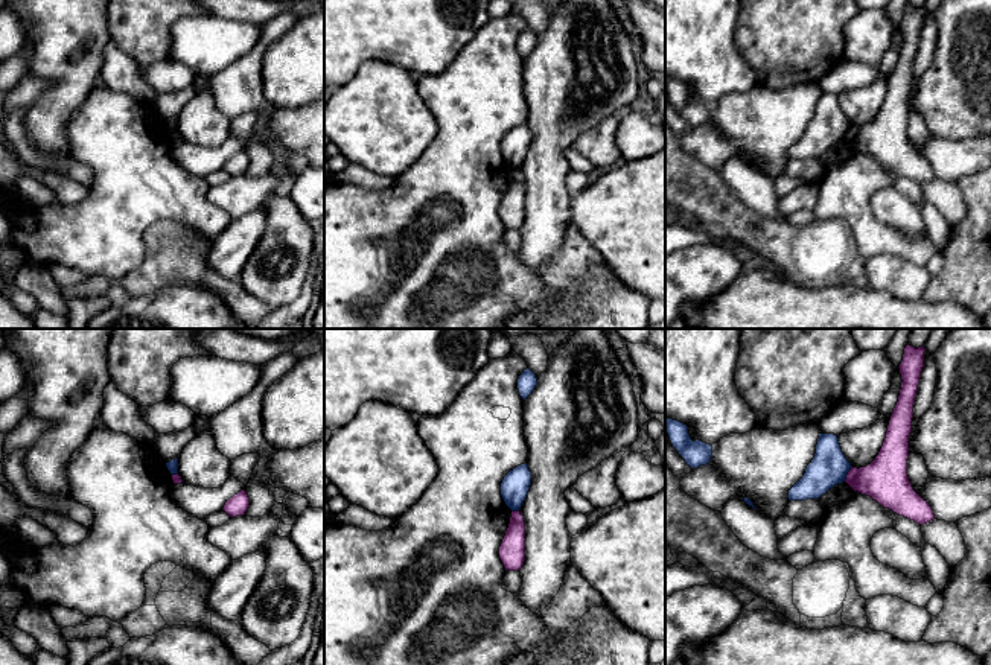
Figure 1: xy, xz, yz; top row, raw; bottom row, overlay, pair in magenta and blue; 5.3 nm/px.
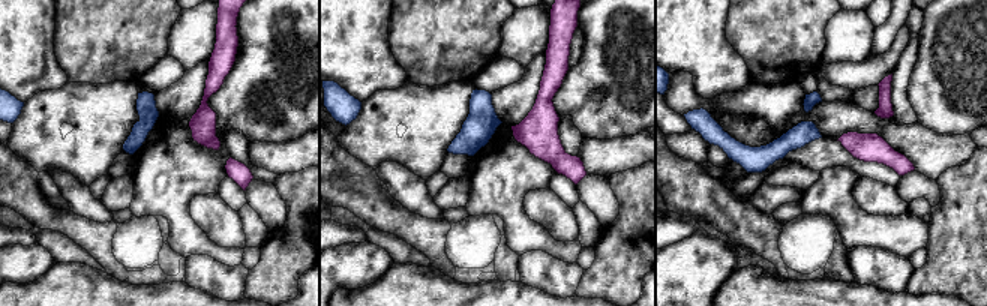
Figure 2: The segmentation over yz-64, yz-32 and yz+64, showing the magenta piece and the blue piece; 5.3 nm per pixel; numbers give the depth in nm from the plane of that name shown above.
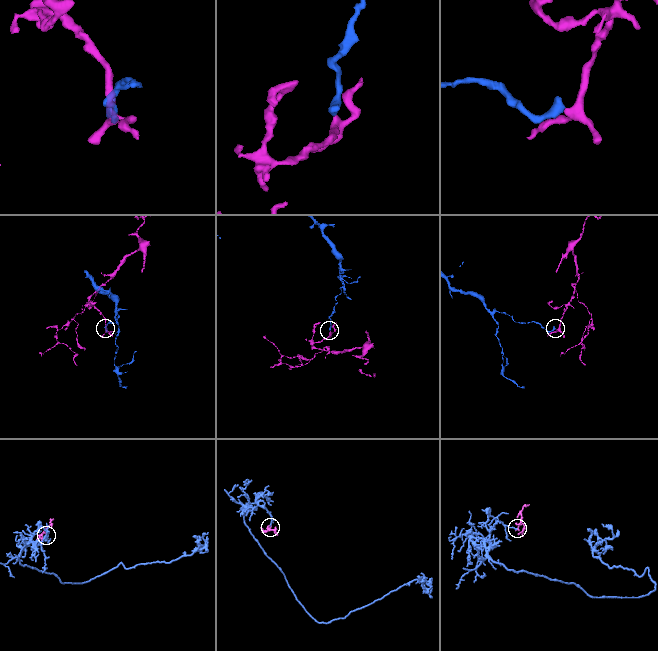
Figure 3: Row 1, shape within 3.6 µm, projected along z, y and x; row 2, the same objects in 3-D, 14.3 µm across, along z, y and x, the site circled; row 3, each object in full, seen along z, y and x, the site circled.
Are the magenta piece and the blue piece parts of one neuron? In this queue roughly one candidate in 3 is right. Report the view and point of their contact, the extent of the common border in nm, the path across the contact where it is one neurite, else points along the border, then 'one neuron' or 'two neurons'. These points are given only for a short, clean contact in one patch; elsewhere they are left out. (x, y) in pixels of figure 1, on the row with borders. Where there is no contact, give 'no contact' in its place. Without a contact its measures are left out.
yz (848, 474) | 100 nm | along yz (851, 466), (844, 481) | two neurons

